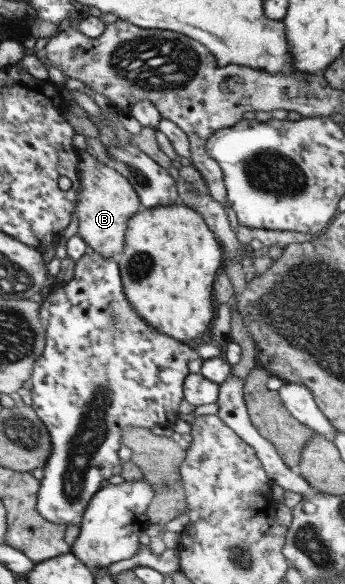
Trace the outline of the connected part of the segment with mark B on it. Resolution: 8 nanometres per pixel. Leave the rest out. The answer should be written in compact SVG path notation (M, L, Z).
M86 149L80 155L81 189L76 210L79 234L89 244L90 249L112 258L126 246L126 230L130 219L146 208L134 185L118 169L111 164L98 162L98 158L91 156Z

